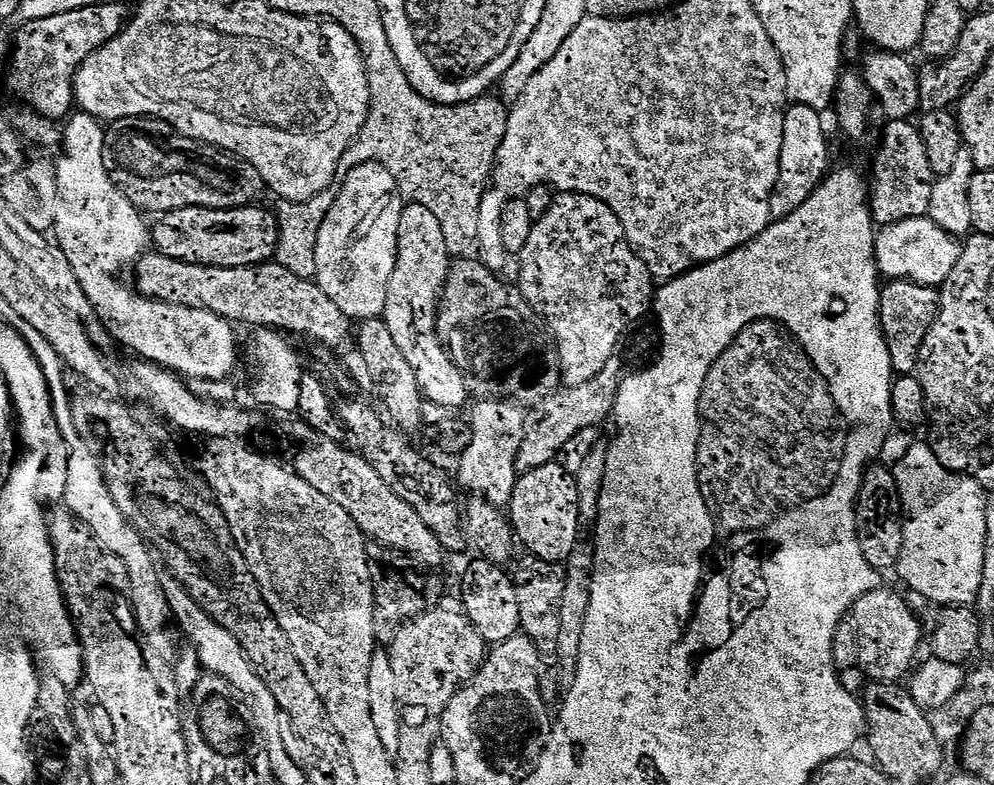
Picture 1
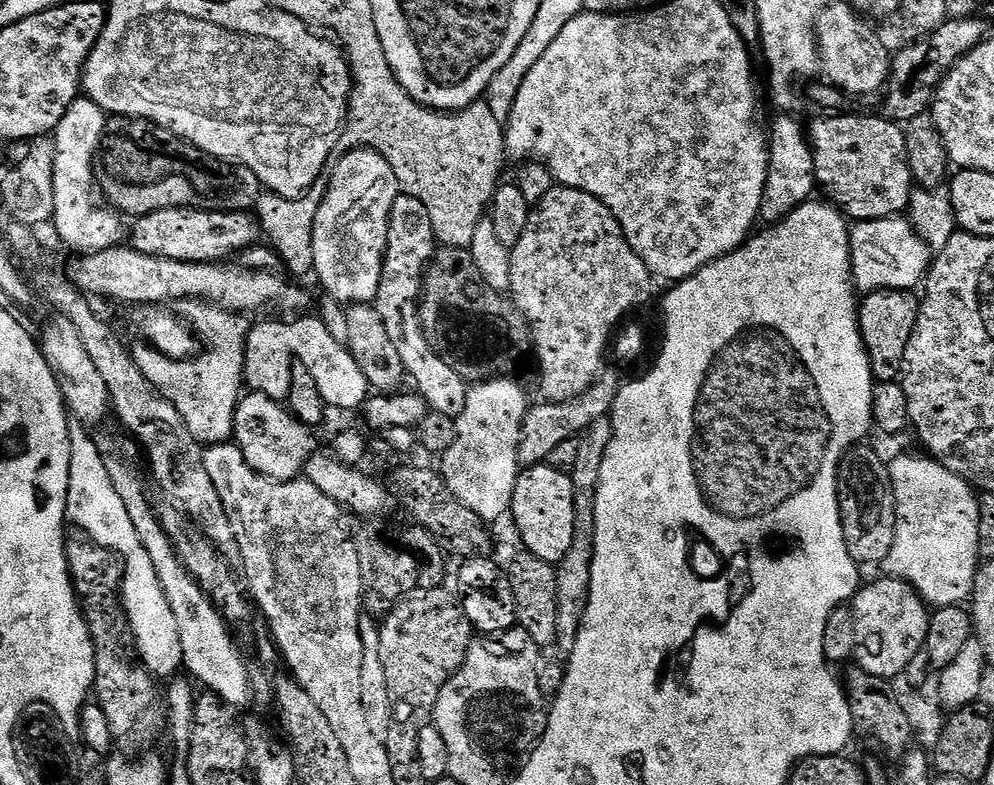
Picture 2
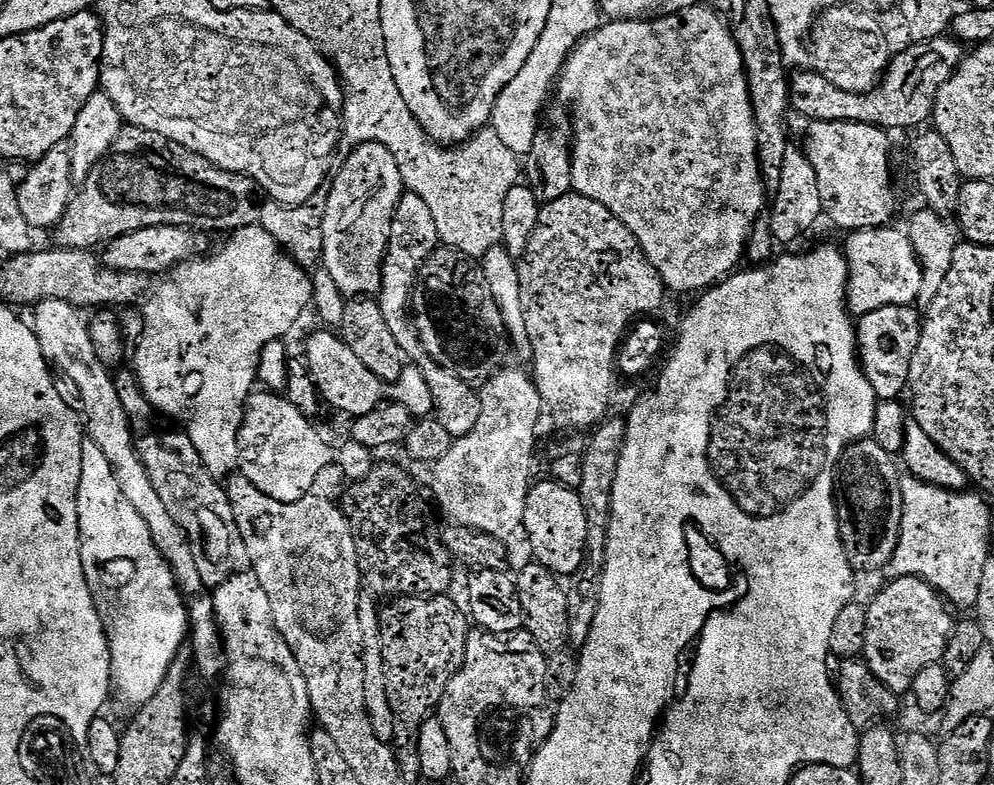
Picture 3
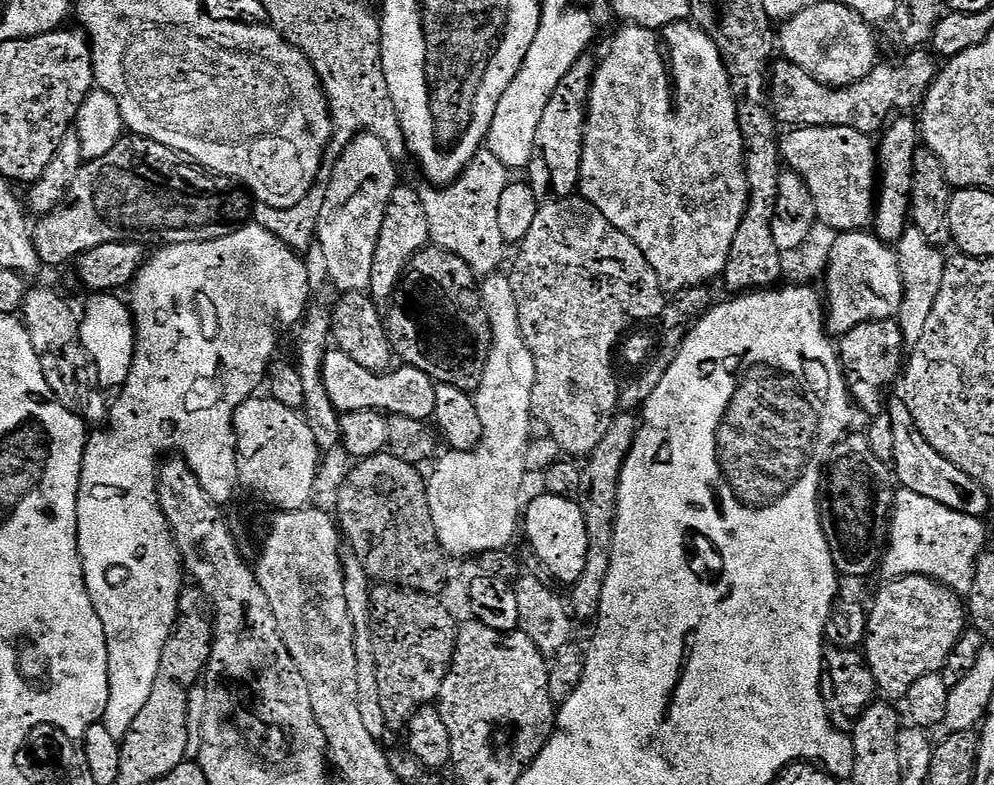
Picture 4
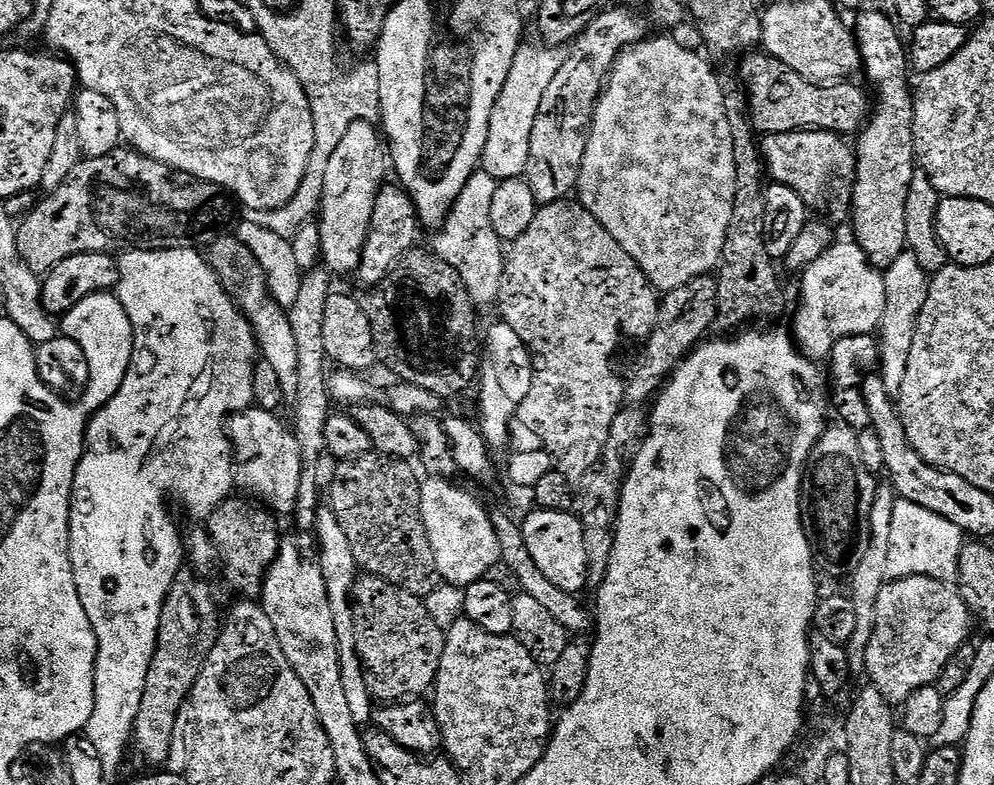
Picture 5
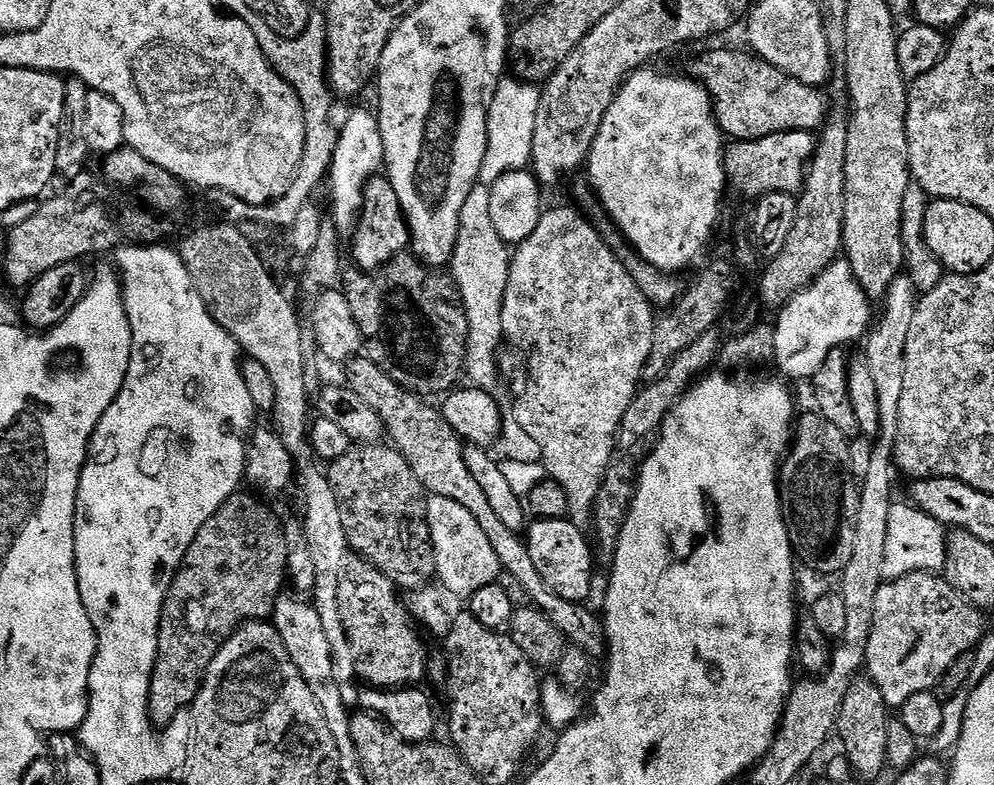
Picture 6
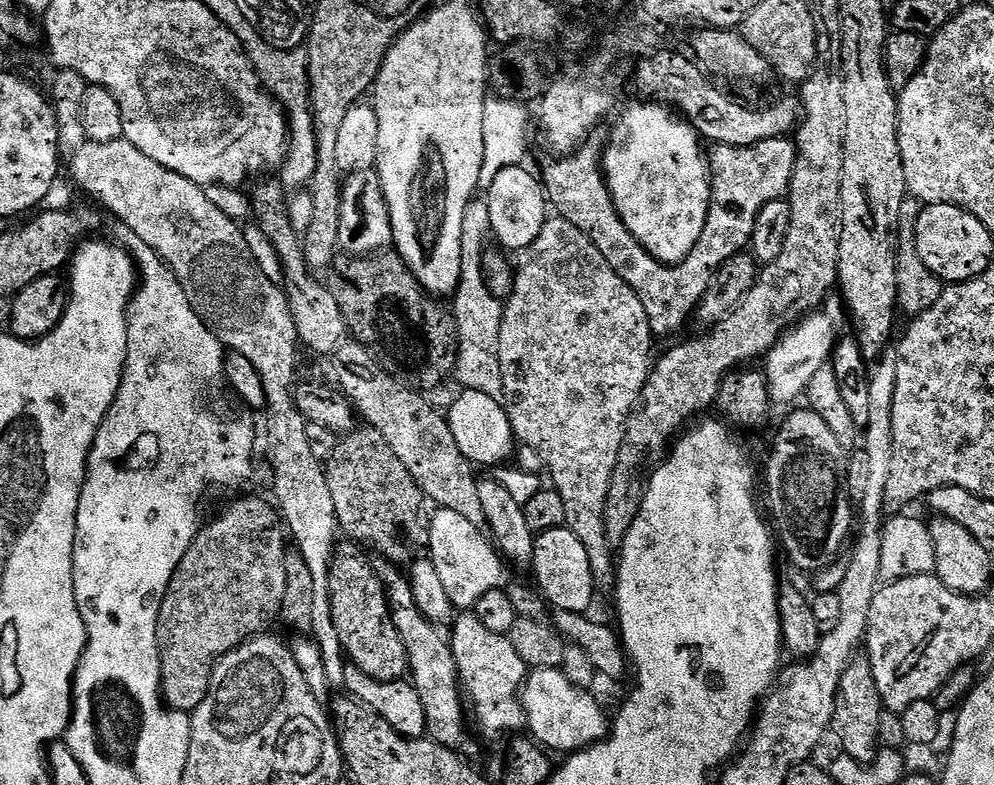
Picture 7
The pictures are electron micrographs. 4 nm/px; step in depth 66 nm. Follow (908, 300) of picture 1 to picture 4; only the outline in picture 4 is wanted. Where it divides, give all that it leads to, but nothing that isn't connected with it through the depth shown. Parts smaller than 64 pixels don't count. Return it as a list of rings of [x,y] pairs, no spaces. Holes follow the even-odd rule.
[[[895,319],[868,321],[855,326],[838,340],[840,368],[844,371],[844,381],[848,384],[848,393],[852,395],[853,405],[865,412],[868,418],[881,415],[886,404],[884,387],[892,379],[899,377],[905,359],[906,345],[899,323]]]

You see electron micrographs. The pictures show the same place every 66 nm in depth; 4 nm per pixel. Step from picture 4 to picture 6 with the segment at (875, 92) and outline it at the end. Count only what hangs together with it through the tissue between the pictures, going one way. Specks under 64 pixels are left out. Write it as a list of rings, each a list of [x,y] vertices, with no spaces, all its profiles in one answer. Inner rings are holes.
[[[751,50],[744,52],[708,52],[701,60],[696,60],[690,69],[693,77],[699,78],[708,95],[712,97],[712,106],[716,113],[716,123],[720,125],[725,137],[739,142],[742,140],[757,140],[769,137],[770,134],[783,132],[811,132],[823,129],[829,119],[828,100],[819,87],[798,82],[790,74],[766,62]]]

